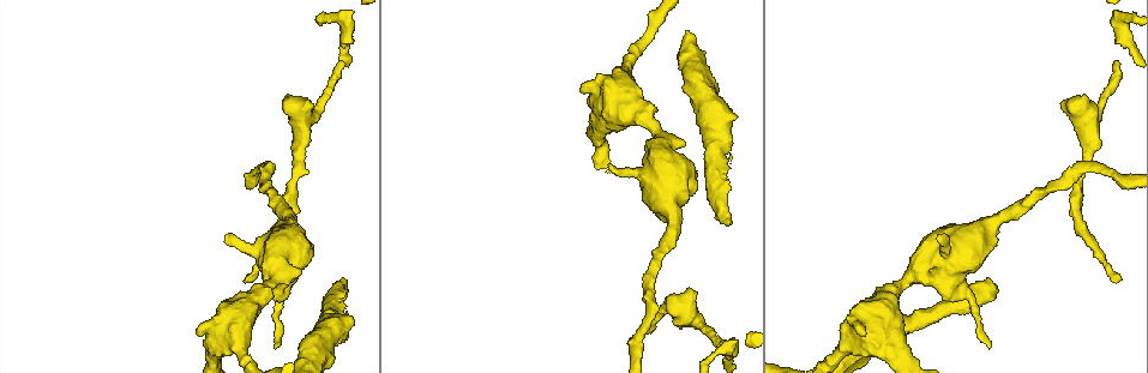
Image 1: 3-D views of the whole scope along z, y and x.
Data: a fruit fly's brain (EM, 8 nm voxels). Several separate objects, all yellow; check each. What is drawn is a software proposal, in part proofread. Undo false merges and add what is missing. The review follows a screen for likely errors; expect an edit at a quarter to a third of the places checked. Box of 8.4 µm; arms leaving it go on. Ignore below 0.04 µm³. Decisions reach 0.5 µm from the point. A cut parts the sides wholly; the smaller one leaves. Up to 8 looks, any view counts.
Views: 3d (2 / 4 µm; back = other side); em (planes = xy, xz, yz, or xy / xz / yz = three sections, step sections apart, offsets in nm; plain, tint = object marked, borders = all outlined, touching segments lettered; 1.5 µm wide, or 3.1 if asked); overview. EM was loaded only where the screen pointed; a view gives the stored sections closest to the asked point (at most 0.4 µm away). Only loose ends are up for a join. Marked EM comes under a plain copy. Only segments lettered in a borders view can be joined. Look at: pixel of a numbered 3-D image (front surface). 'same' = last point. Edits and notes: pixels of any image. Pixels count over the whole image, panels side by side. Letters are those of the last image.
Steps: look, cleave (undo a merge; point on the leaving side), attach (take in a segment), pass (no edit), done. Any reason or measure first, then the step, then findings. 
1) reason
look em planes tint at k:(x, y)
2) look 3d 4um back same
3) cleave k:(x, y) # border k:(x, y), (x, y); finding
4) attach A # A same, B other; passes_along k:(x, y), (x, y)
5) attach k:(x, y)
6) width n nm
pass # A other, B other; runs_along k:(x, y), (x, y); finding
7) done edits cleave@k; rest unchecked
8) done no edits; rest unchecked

branch stops here
look 3d 4um at 1:(858, 332)

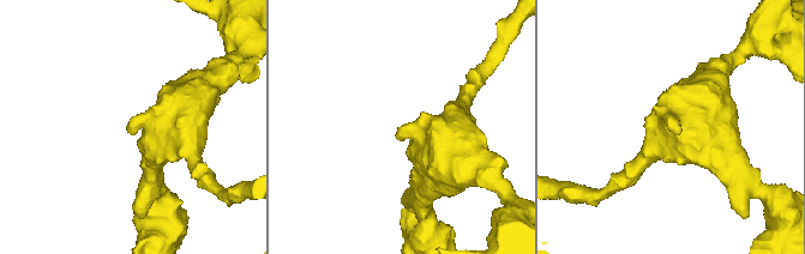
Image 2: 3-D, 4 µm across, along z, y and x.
look em yz step 4 tint at 2:(399, 129)

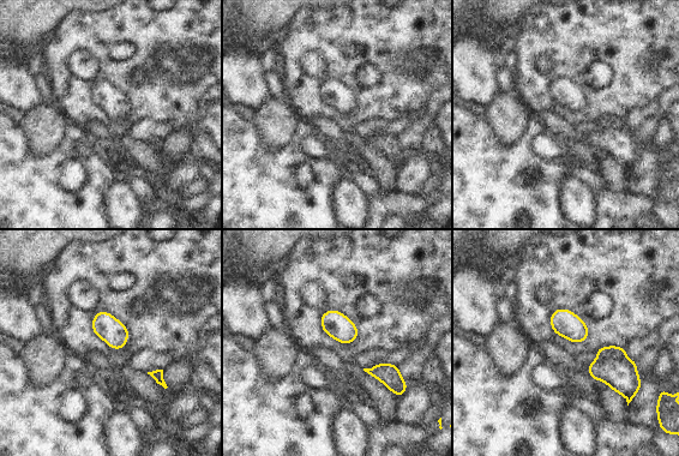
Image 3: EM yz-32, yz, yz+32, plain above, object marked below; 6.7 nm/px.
look em yz step 4 borders same

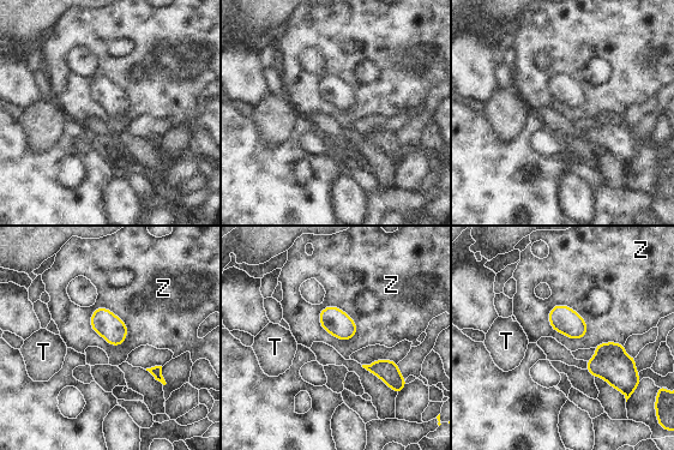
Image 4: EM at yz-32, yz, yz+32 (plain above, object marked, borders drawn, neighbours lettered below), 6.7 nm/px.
pass # T other, Z other; border 4:(96, 307), (125, 323), (124, 343); no lettered segment goes on from it

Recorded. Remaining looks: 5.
branch stops here
look em planes borders at 1:(995, 286)

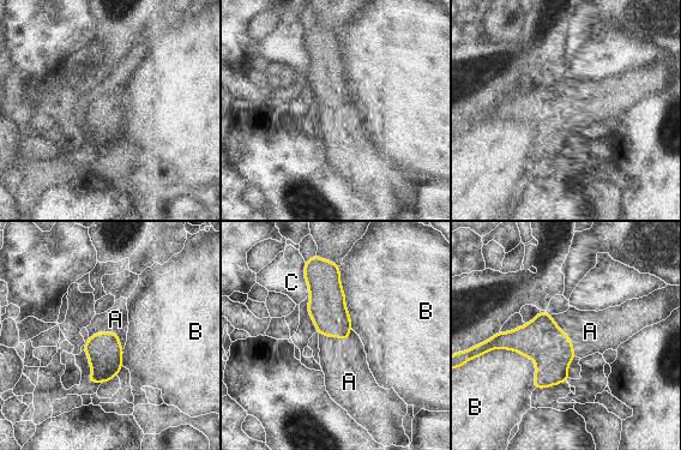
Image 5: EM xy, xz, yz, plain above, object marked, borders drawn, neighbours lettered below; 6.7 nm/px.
attach A # A same, B other, C other; passes_along 5:(104, 352), (110, 332), (115, 319); it goes on there

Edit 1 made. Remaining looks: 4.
free end
look em yz step 4 tint at 1:(1116, 61)

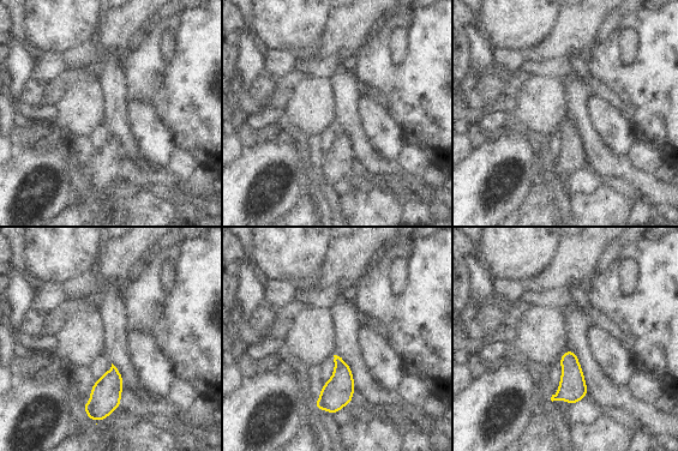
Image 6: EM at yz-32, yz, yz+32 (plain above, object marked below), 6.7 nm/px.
look em planes borders same

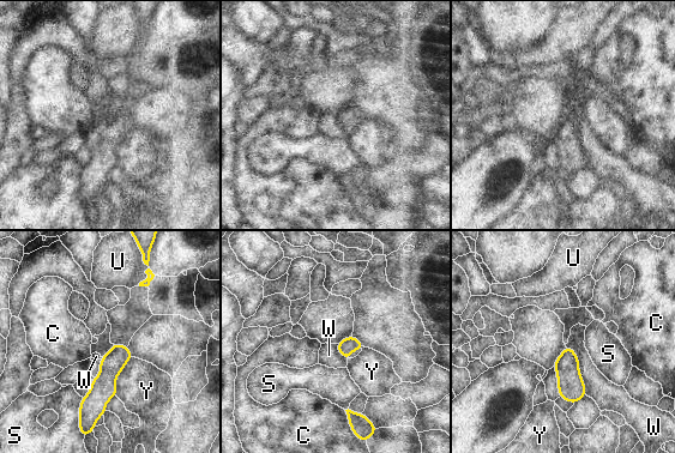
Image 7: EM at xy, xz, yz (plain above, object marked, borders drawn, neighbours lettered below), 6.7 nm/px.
longest_contact W 380 nm
pass # C other, S other, U other, W other, Y other; border 7:(565, 344), (578, 358), (586, 394); no lettered segment goes on from it

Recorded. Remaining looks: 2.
done edits attach@5; rest unchecked

